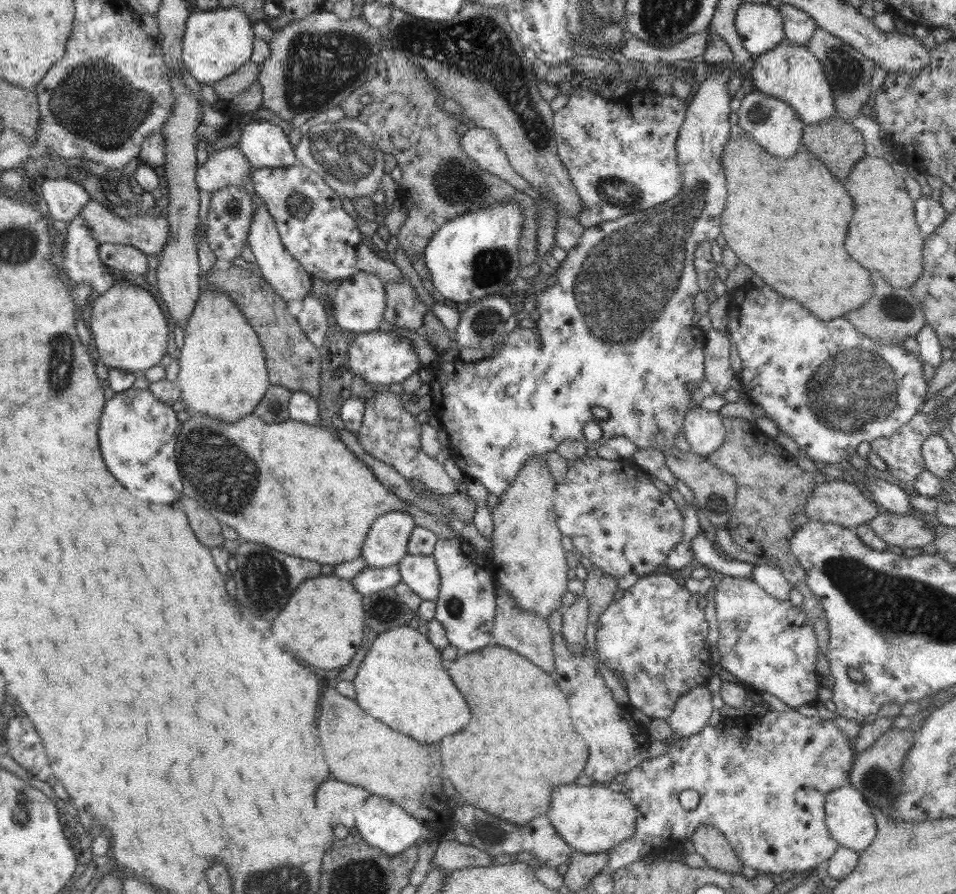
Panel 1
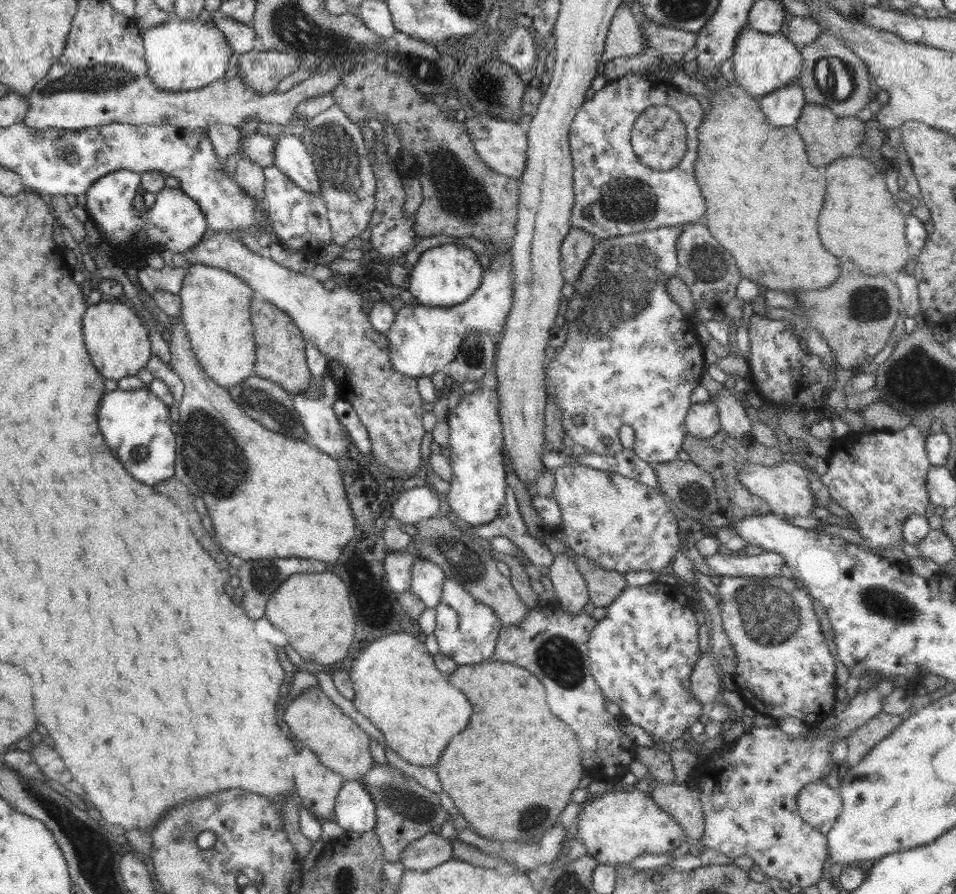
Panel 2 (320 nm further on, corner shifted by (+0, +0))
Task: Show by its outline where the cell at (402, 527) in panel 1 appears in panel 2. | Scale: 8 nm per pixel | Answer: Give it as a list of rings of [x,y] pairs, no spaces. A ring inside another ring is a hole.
[[[416,486],[402,491],[391,509],[395,523],[416,526],[440,514],[440,501],[430,486]]]

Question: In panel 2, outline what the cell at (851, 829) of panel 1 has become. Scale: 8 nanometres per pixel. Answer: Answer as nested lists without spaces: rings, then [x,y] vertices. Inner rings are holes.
[[[813,782],[801,788],[797,809],[802,820],[827,835],[841,813],[842,799],[826,782]]]

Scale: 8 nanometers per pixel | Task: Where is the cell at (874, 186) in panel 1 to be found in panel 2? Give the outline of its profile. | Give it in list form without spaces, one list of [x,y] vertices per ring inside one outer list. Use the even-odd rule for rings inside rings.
[[[854,154],[849,157],[840,157],[824,166],[820,172],[826,172],[826,200],[818,218],[818,232],[820,240],[828,252],[834,256],[846,256],[854,260],[860,272],[868,276],[893,276],[894,273],[906,268],[911,253],[905,237],[905,215],[896,205],[896,199],[886,187],[885,176],[863,157]]]

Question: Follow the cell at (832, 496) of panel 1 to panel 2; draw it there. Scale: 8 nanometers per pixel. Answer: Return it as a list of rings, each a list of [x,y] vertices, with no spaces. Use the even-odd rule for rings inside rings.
[[[786,458],[771,467],[744,463],[743,467],[738,471],[737,479],[752,495],[765,500],[771,508],[771,513],[789,518],[796,516],[808,517],[811,516],[815,506],[807,474],[808,471],[804,467]]]

